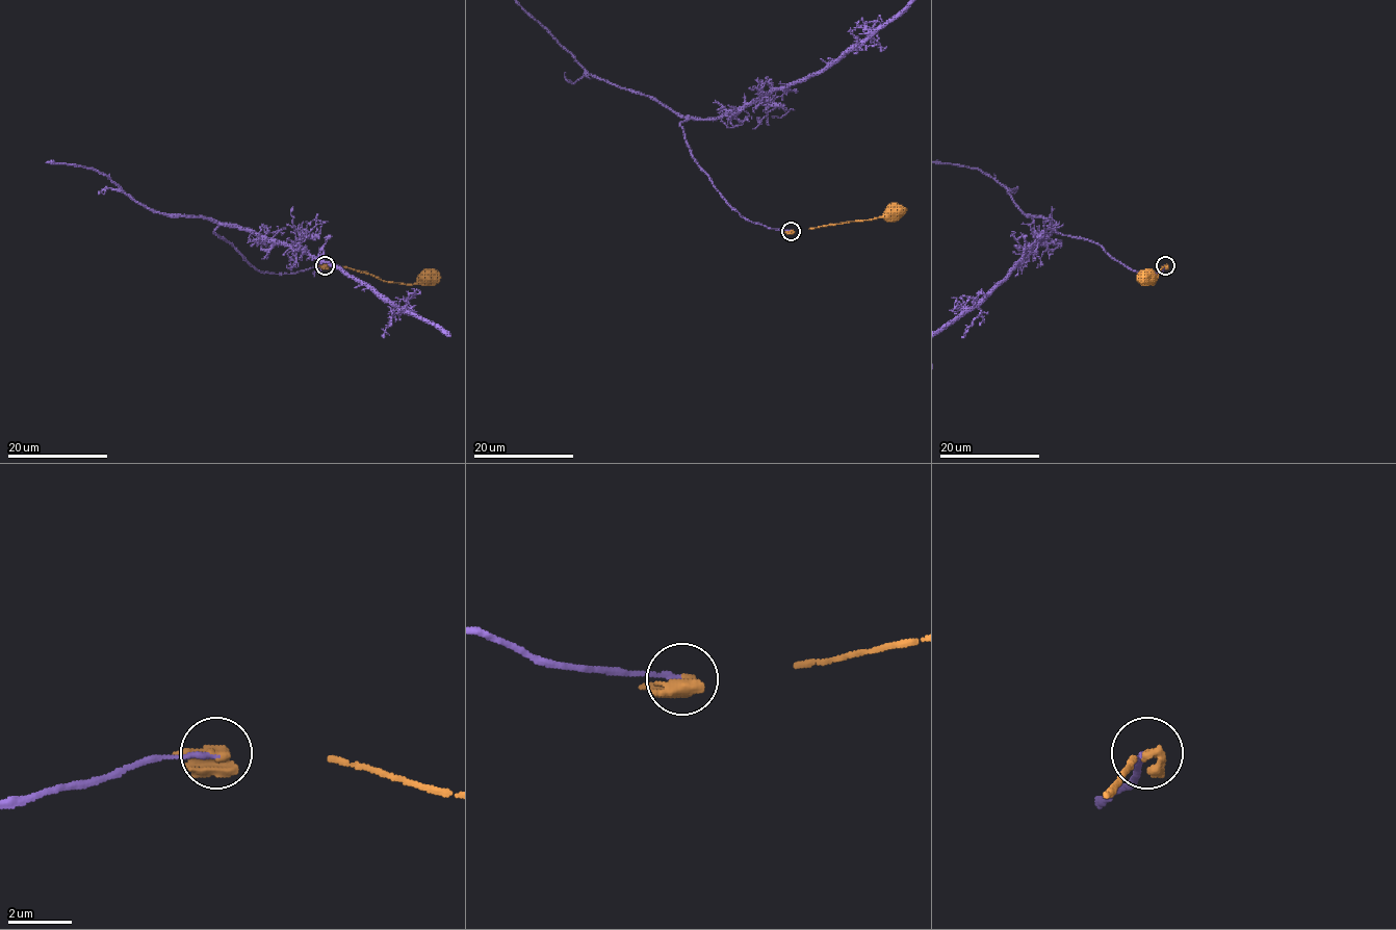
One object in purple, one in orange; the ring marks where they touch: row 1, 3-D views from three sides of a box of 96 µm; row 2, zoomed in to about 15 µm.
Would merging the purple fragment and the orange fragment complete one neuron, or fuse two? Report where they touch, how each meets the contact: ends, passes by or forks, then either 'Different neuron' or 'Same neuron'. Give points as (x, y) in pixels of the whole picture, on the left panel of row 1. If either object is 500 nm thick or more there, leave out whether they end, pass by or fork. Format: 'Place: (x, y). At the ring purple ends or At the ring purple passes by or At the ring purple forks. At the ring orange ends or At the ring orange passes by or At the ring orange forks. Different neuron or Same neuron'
Place: (325, 265). Same neuron

